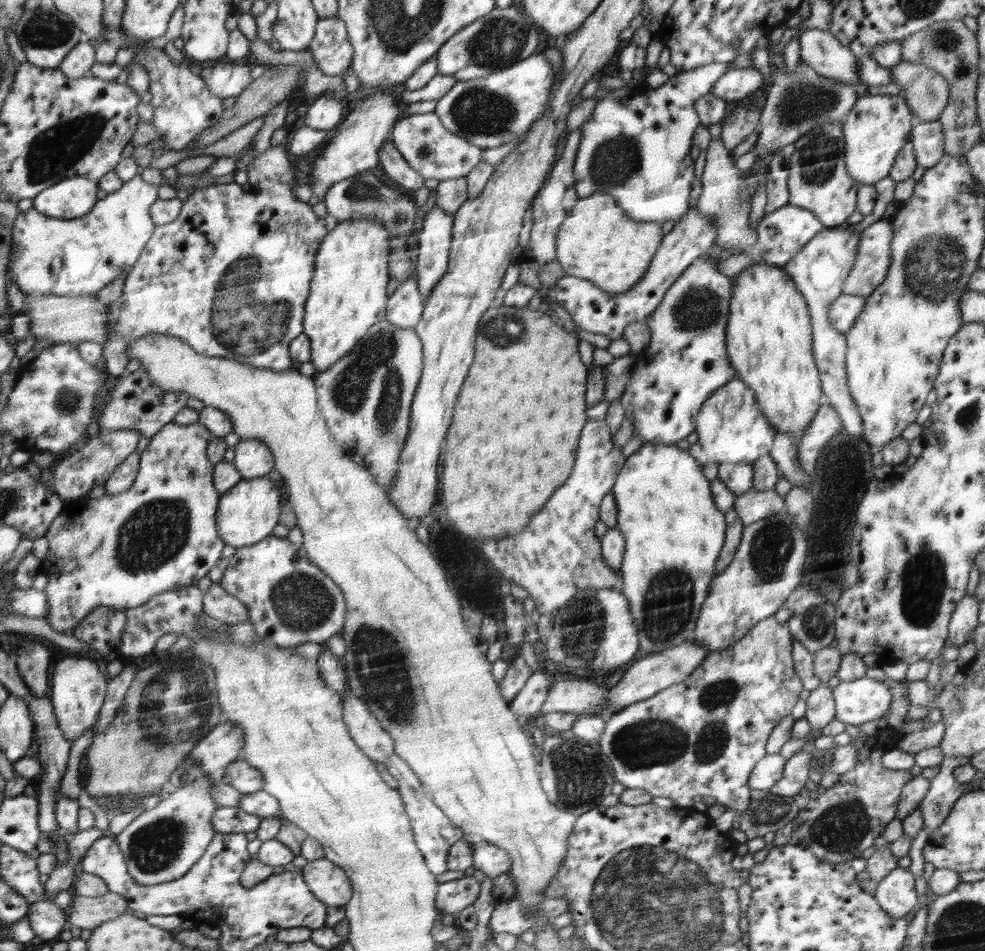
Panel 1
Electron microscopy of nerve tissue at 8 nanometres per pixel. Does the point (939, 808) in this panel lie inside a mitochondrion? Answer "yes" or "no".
yes

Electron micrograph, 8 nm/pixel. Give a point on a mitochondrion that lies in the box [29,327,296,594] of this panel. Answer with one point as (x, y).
(155, 532)

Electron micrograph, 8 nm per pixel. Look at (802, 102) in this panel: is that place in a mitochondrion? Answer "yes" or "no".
yes

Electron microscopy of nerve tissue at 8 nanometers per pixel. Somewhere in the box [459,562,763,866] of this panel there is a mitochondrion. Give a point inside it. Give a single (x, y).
(644, 744)

